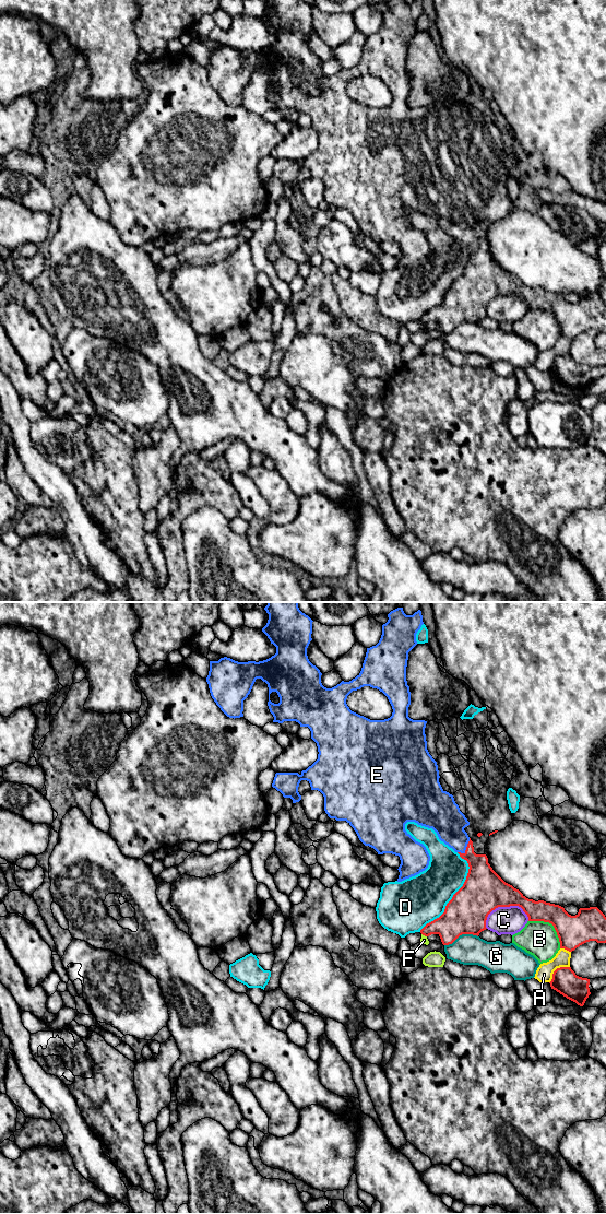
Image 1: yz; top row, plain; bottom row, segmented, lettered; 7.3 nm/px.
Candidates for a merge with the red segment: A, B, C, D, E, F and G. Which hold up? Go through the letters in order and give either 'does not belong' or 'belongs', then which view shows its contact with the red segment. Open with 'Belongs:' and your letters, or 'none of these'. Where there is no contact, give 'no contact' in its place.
Belongs: E
A: does not belong; contact in yz
B: does not belong; contact in yz
C: does not belong; contact in yz
D: does not belong; contact in yz
E: belongs; contact in yz
F: does not belong; contact in yz
G: does not belong; contact in yz

